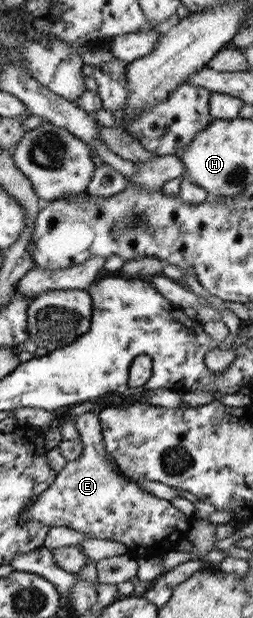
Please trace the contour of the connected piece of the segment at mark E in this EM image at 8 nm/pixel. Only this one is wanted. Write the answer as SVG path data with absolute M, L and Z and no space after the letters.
M85 412L72 418L83 446L81 457L67 462L59 470L53 483L19 514L19 521L35 519L45 527L67 527L90 539L123 543L136 558L164 556L181 540L187 539L193 518L174 508L168 500L155 497L111 470L102 444L98 417Z

